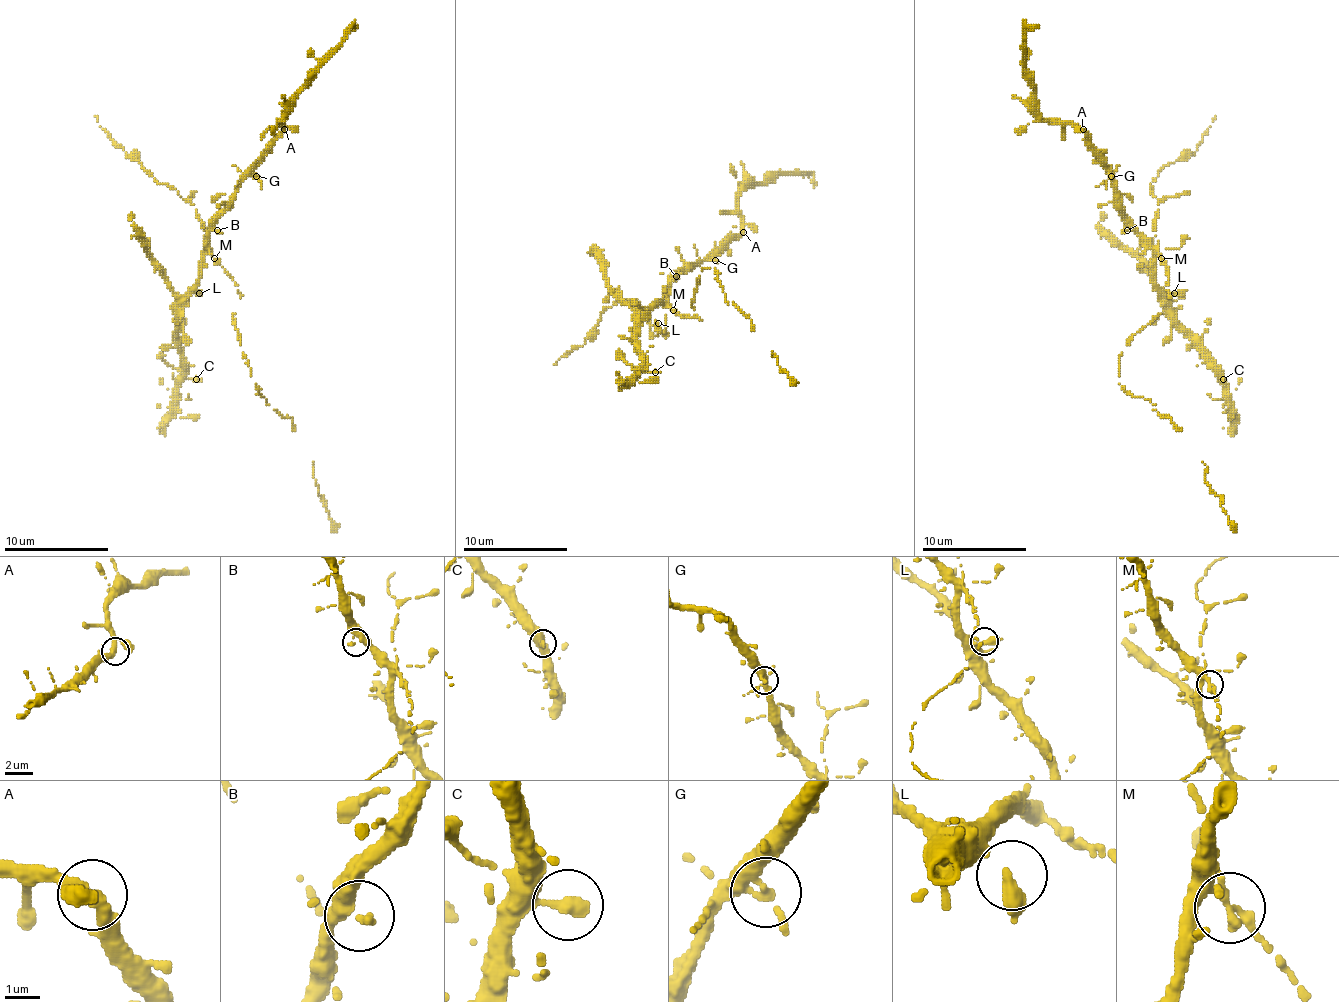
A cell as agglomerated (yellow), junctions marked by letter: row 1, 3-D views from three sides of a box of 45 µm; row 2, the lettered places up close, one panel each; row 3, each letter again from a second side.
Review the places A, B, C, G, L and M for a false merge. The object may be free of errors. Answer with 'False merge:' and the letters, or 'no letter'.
False merge: no letter

